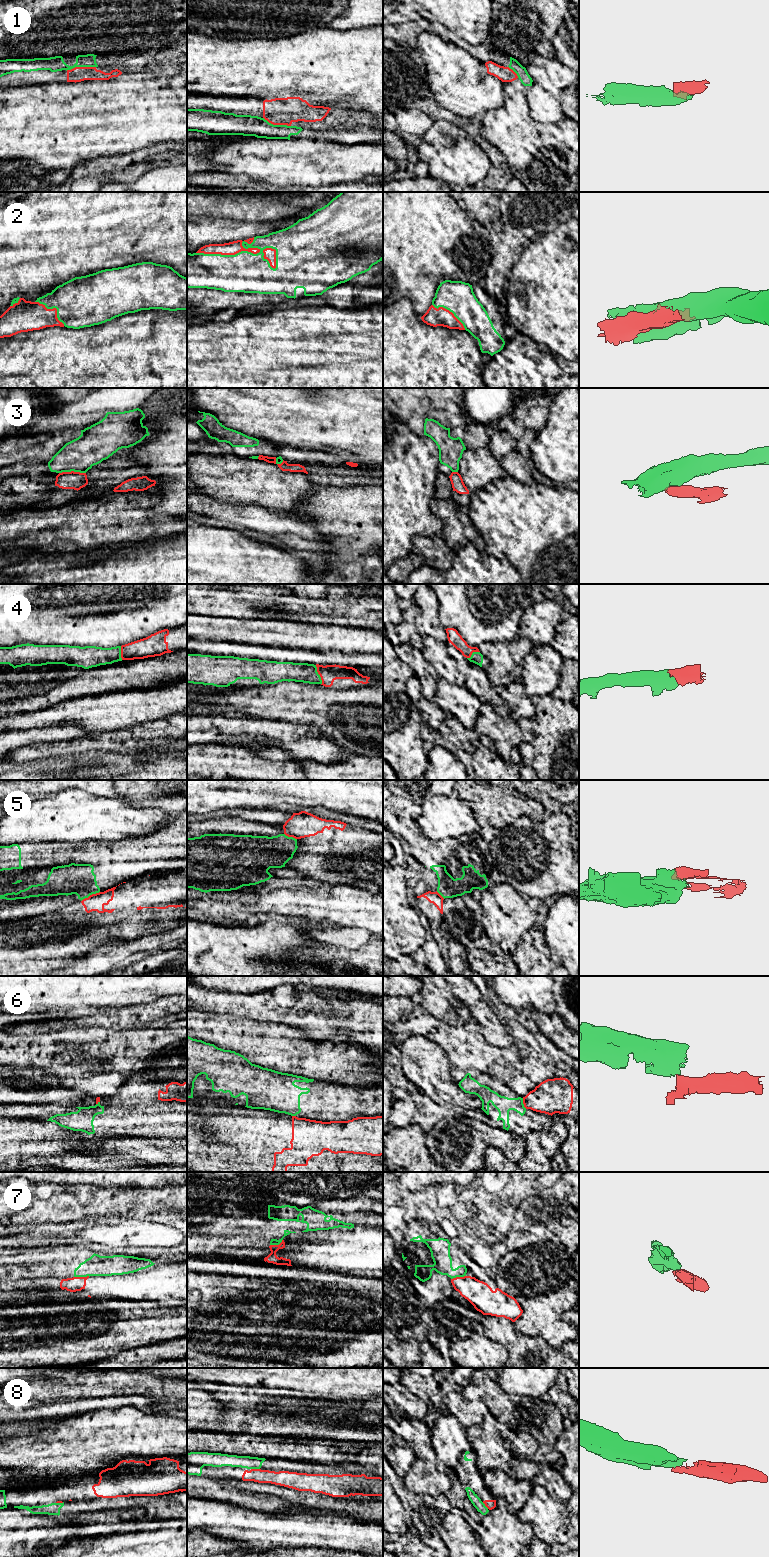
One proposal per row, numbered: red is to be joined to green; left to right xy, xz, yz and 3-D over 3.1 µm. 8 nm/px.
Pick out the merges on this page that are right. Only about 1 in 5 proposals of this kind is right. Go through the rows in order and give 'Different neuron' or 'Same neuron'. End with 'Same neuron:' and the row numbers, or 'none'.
1: Same neuron
2: Same neuron
3: Different neuron
4: Same neuron
5: Different neuron
6: Different neuron
7: Different neuron
8: Same neuron
Same neuron: 1, 2, 4, 8

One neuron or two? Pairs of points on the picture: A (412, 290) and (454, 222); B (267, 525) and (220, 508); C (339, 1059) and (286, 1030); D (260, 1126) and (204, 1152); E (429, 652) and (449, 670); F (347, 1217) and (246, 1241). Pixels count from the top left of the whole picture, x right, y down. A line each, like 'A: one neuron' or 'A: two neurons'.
A: one neuron
B: one neuron
C: one neuron
D: one neuron
E: one neuron
F: one neuron

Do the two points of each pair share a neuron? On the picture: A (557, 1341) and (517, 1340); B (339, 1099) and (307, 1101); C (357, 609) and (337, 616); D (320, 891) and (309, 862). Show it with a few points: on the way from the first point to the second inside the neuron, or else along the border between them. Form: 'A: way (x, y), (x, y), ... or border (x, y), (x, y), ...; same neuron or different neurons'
A: border (523, 1333), (541, 1337), (551, 1347), (560, 1348); different neurons
B: way (331, 1101), (315, 1101); same neuron
C: way (352, 613), (342, 613); same neuron
D: border (305, 876), (339, 885); different neurons

